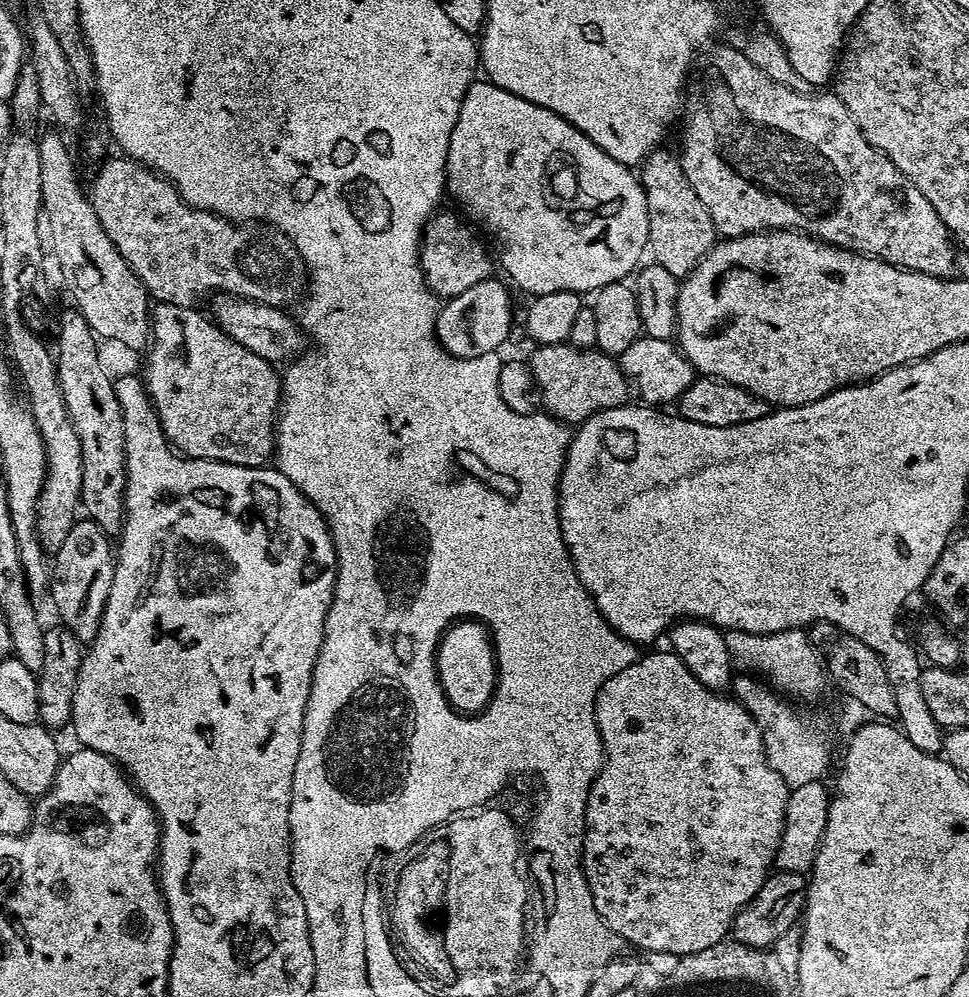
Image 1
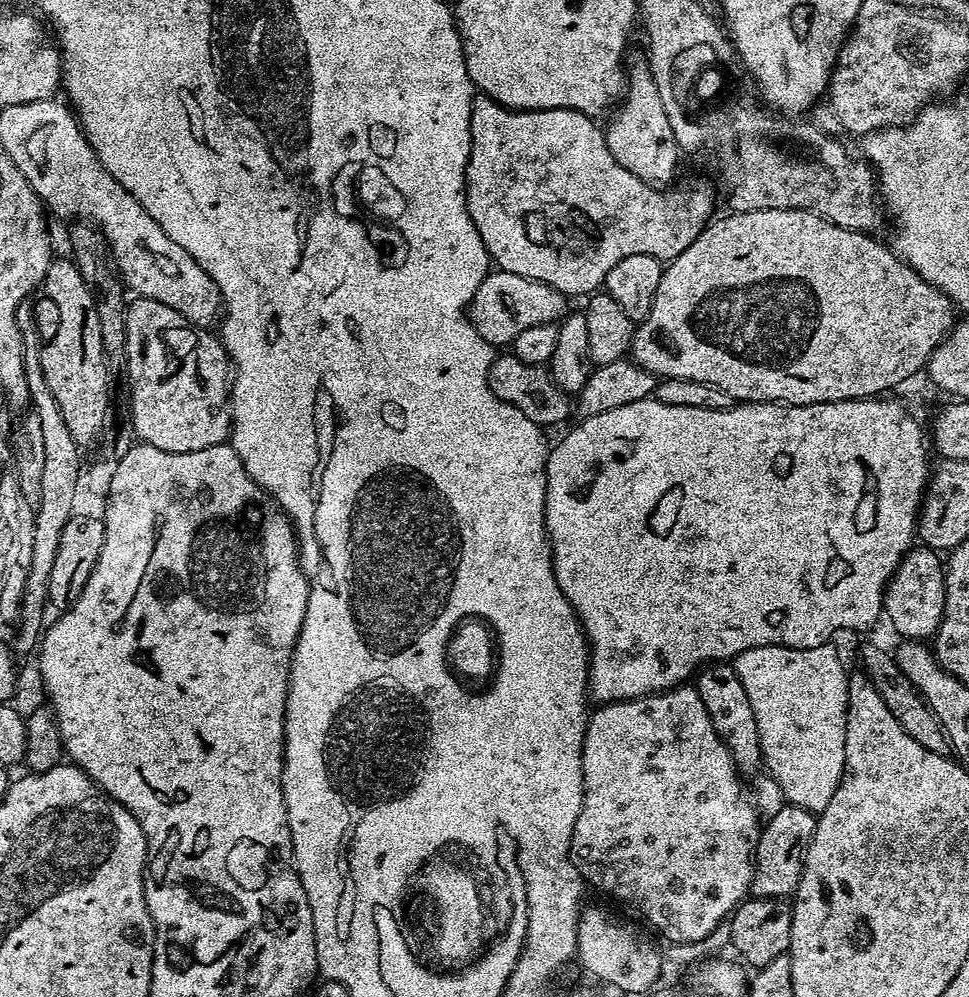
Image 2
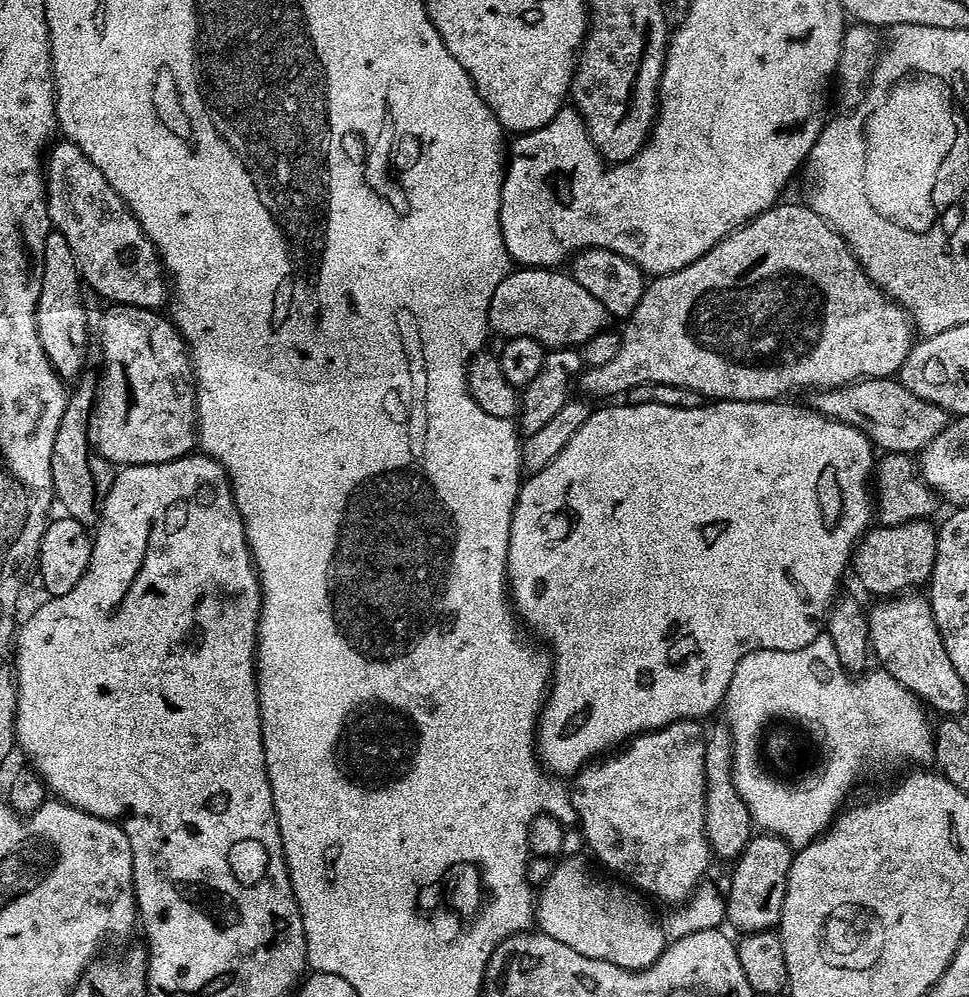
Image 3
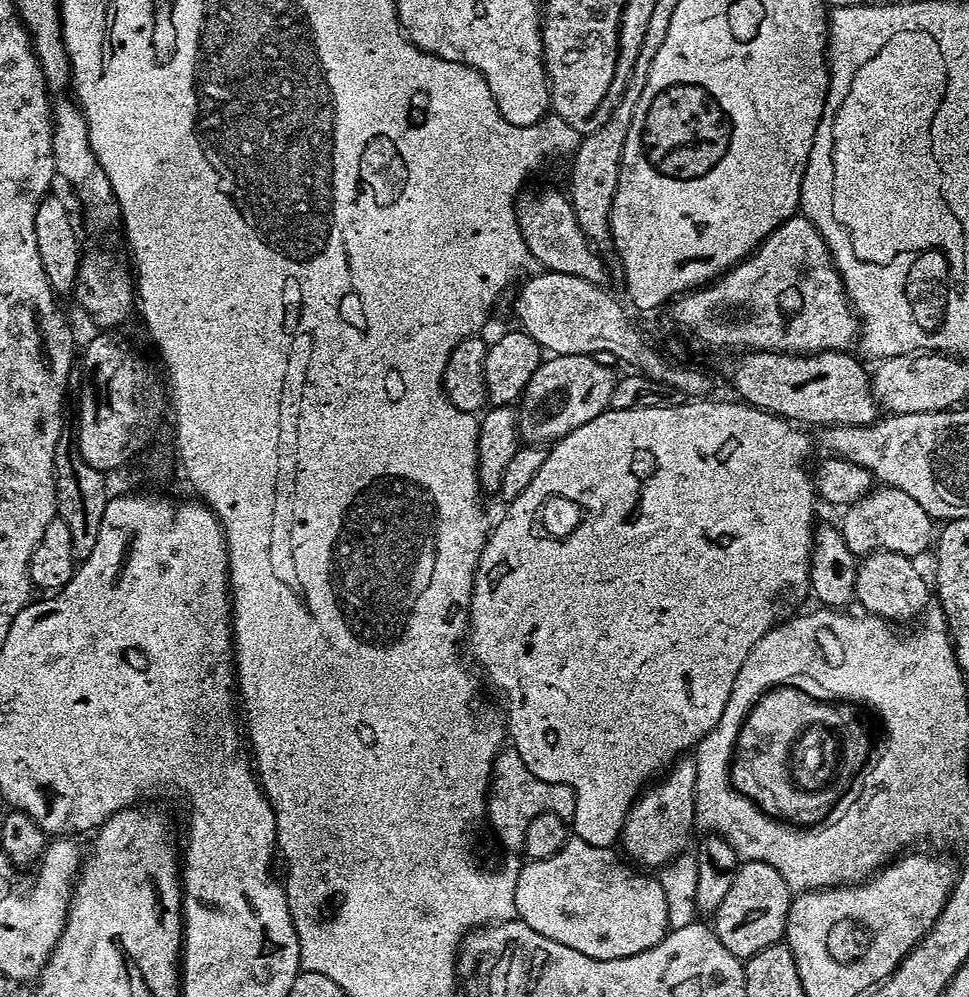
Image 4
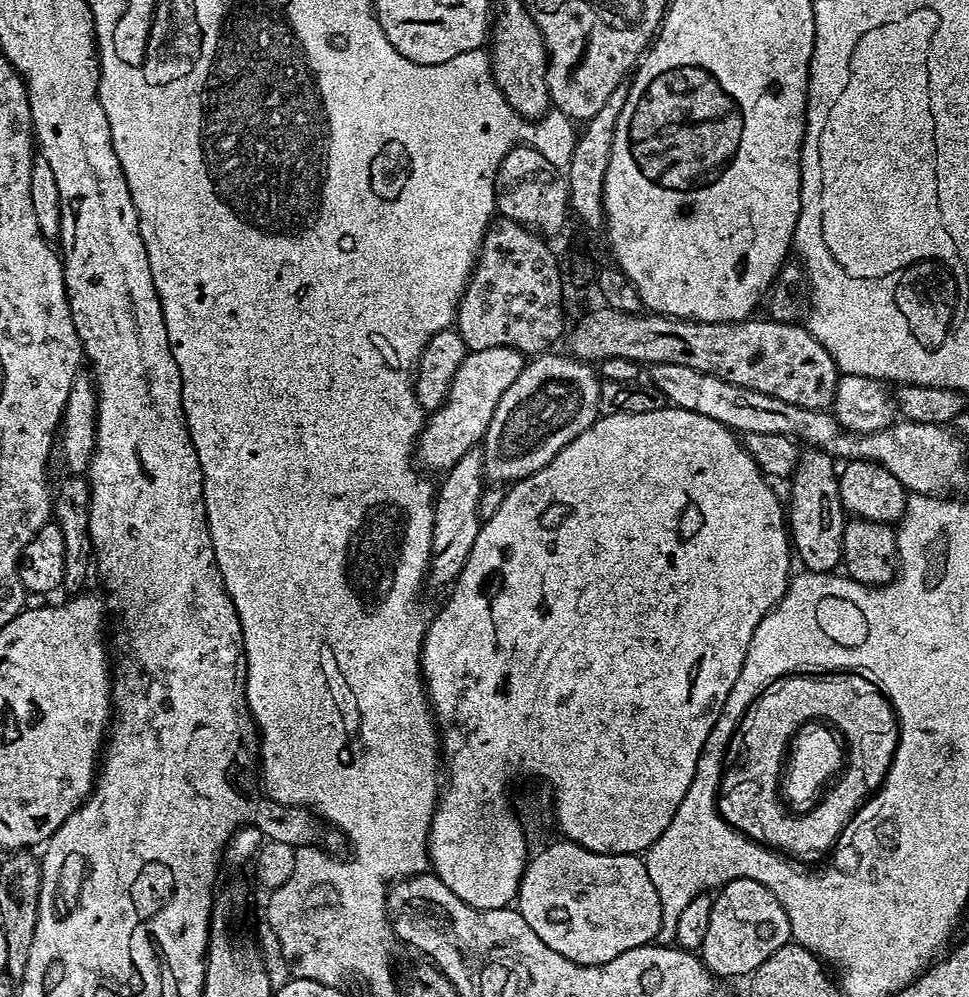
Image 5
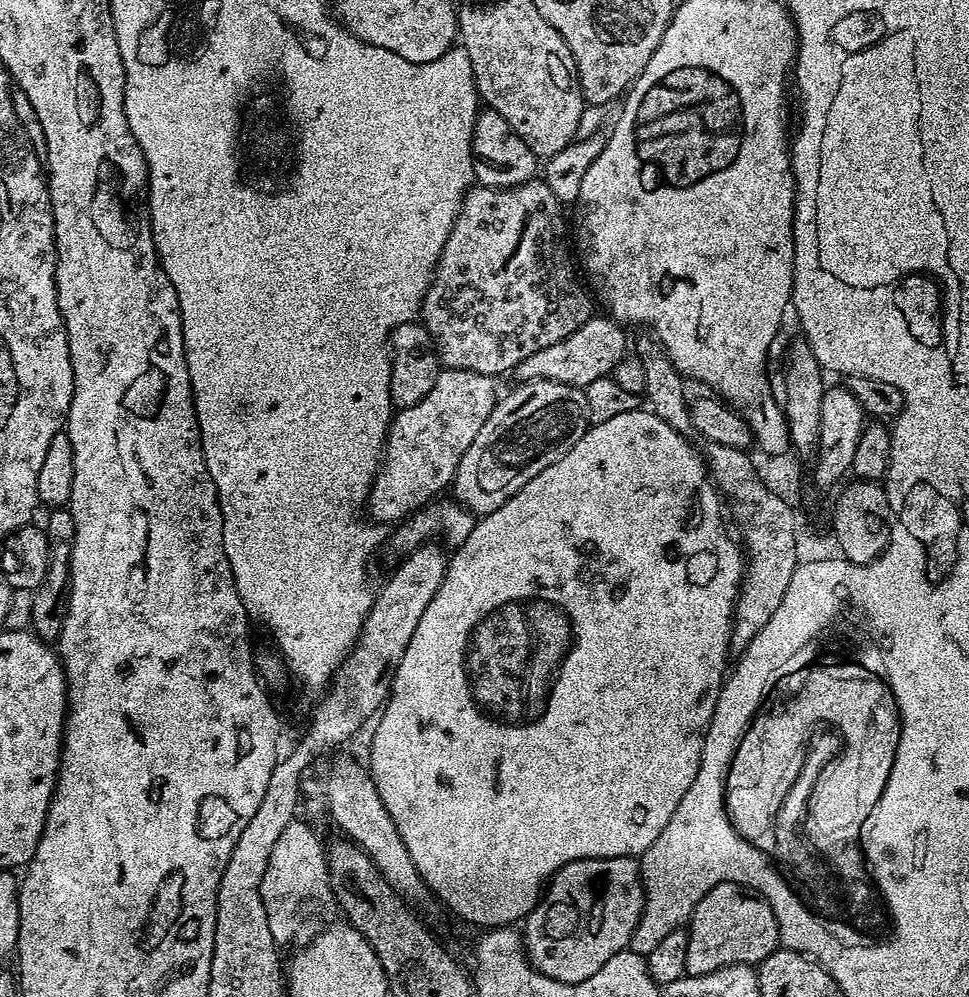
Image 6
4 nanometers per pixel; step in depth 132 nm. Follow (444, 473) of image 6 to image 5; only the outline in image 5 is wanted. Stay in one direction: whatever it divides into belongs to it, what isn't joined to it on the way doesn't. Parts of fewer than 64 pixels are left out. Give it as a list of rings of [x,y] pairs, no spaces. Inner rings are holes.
[[[506,346],[469,352],[454,376],[454,382],[450,382],[444,405],[427,417],[416,442],[415,459],[433,468],[437,474],[443,474],[455,466],[466,450],[477,447],[490,426],[490,418],[494,418],[494,410],[498,410],[498,402],[502,402],[502,394],[514,386],[525,363],[525,353]]]

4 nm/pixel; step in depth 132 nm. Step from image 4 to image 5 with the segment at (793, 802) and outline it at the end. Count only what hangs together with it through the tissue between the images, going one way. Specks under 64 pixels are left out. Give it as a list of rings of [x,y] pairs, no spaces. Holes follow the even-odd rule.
[[[793,674],[793,675],[790,675],[790,676],[785,676],[783,678],[776,678],[776,679],[773,680],[772,685],[770,685],[770,687],[768,687],[766,689],[763,689],[763,691],[761,691],[759,698],[757,700],[755,700],[755,702],[753,702],[748,707],[748,709],[746,710],[746,714],[744,715],[744,717],[742,719],[740,719],[740,724],[736,728],[736,733],[733,734],[731,742],[728,743],[730,745],[730,747],[732,747],[732,756],[728,756],[728,776],[724,776],[724,797],[719,799],[719,801],[721,803],[721,807],[724,808],[724,815],[728,816],[728,818],[730,820],[732,820],[732,824],[739,825],[740,828],[742,828],[744,830],[744,832],[752,832],[752,836],[759,836],[760,835],[760,839],[765,839],[765,840],[768,840],[768,841],[777,841],[778,836],[779,836],[779,839],[782,841],[783,847],[785,849],[788,849],[788,850],[795,849],[795,848],[792,848],[792,847],[795,846],[796,839],[800,839],[800,844],[804,848],[816,848],[816,849],[812,849],[812,850],[828,850],[828,849],[831,849],[835,845],[835,842],[838,839],[838,837],[840,837],[841,833],[844,832],[845,826],[847,826],[849,821],[852,820],[853,814],[856,813],[857,809],[864,802],[862,797],[860,796],[860,792],[856,792],[856,788],[860,788],[860,784],[864,784],[864,780],[868,780],[868,784],[872,784],[872,787],[874,787],[875,790],[877,790],[877,788],[879,788],[880,785],[883,784],[884,779],[886,778],[886,774],[888,773],[888,770],[887,770],[887,767],[886,767],[886,761],[890,762],[894,758],[894,754],[896,753],[896,747],[898,746],[899,741],[900,741],[900,726],[899,726],[899,723],[896,719],[896,709],[893,708],[891,702],[888,700],[888,697],[885,696],[883,690],[881,690],[879,688],[879,686],[877,686],[877,684],[868,684],[868,680],[860,680],[860,676],[832,676],[832,680],[828,680],[822,674]],[[813,713],[825,713],[825,714],[827,714],[827,716],[835,718],[837,721],[839,721],[839,724],[843,725],[843,727],[847,731],[847,734],[848,734],[849,738],[851,739],[850,750],[848,751],[848,764],[850,765],[850,767],[852,767],[852,776],[848,776],[848,780],[840,781],[840,783],[844,784],[844,788],[840,788],[840,792],[836,792],[836,796],[840,796],[840,804],[826,804],[826,806],[824,808],[812,808],[811,811],[809,811],[807,814],[800,814],[800,817],[798,817],[797,820],[795,820],[795,818],[792,817],[792,816],[784,816],[785,805],[782,803],[781,797],[778,795],[777,785],[771,783],[770,778],[777,771],[777,760],[779,760],[779,758],[780,758],[781,747],[785,745],[785,736],[788,736],[788,732],[792,732],[793,729],[796,729],[797,726],[801,726],[802,721],[804,720],[805,716],[812,716]],[[884,740],[885,740],[885,744],[884,744]],[[776,794],[777,794],[777,797],[776,797]],[[808,814],[809,814],[809,816],[804,816],[804,815],[808,815]],[[776,820],[780,820],[780,828],[781,828],[780,834],[778,832],[776,832]],[[783,839],[784,839],[784,842],[783,842]]]

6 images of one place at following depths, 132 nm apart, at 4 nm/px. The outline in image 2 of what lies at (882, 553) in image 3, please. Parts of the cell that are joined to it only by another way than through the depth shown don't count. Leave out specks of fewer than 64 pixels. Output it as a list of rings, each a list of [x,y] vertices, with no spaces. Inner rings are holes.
[[[923,546],[913,547],[900,560],[896,572],[884,588],[883,619],[892,623],[898,635],[908,642],[924,642],[935,637],[944,617],[944,570],[935,551]]]

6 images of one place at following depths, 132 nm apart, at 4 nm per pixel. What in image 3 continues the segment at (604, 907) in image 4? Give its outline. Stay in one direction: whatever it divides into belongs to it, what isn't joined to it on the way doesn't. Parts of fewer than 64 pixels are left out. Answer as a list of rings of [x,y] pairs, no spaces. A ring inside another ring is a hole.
[[[576,856],[562,861],[538,888],[534,920],[539,931],[558,938],[558,942],[578,950],[578,954],[586,954],[586,958],[614,962],[614,966],[641,972],[664,953],[666,932],[627,883],[612,880],[595,876]]]

